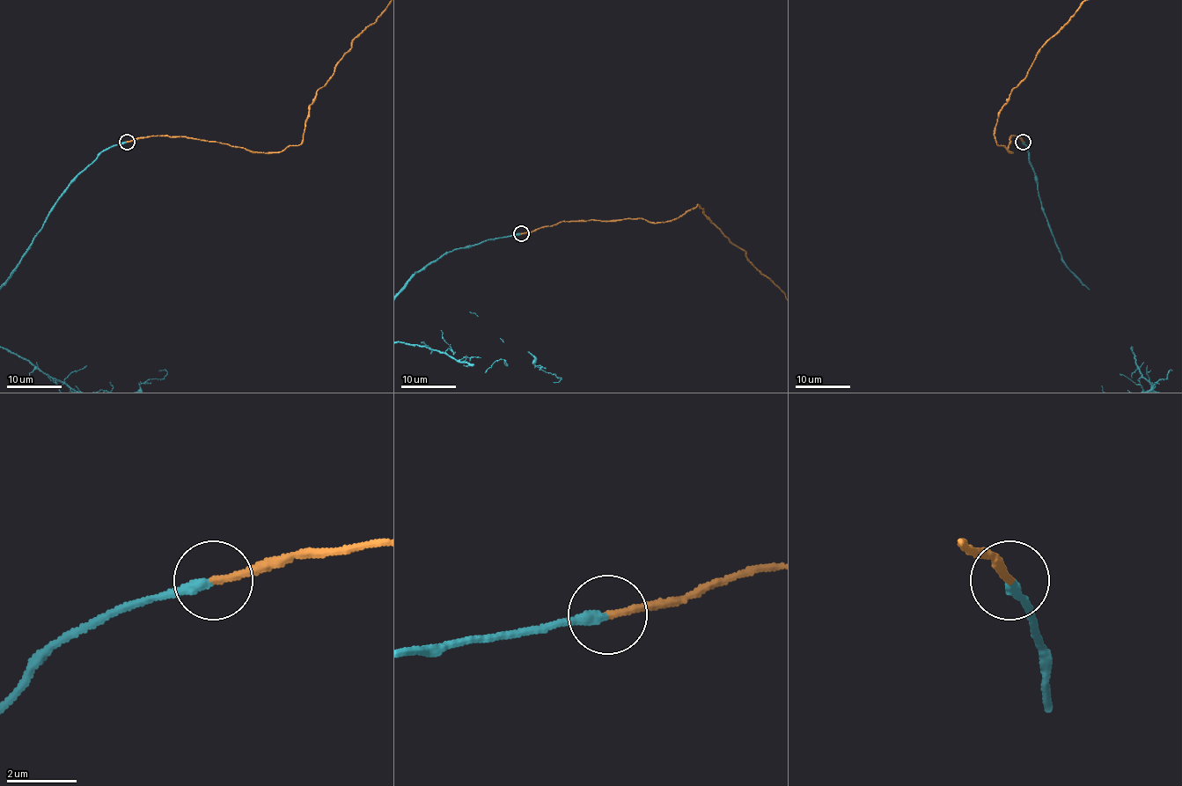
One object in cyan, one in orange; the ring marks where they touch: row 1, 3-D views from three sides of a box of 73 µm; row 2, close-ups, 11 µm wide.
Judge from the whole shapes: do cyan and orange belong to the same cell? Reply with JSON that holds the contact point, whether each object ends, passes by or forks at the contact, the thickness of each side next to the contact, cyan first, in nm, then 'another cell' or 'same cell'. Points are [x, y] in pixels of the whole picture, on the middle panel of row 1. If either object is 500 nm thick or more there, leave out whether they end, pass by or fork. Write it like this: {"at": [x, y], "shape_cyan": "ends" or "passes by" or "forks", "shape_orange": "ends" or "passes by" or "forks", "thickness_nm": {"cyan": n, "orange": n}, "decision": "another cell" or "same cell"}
{"at": [521, 233], "shape_cyan": "ends", "shape_orange": "ends", "thickness_nm": {"cyan": 300, "orange": 200}, "decision": "same cell"}

